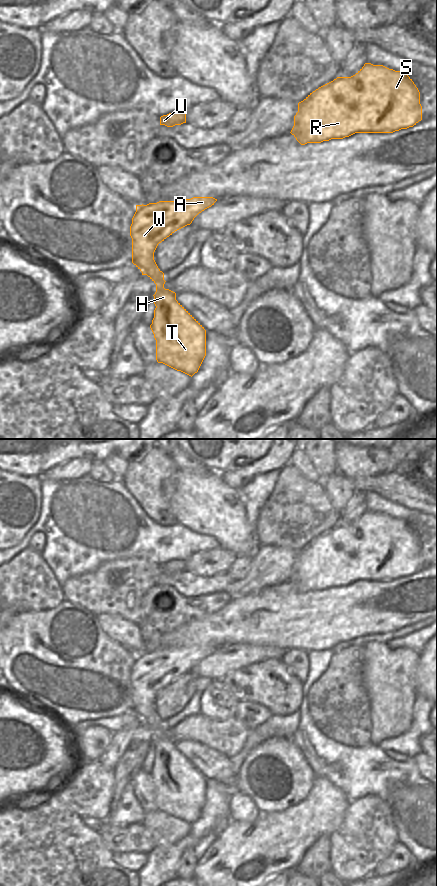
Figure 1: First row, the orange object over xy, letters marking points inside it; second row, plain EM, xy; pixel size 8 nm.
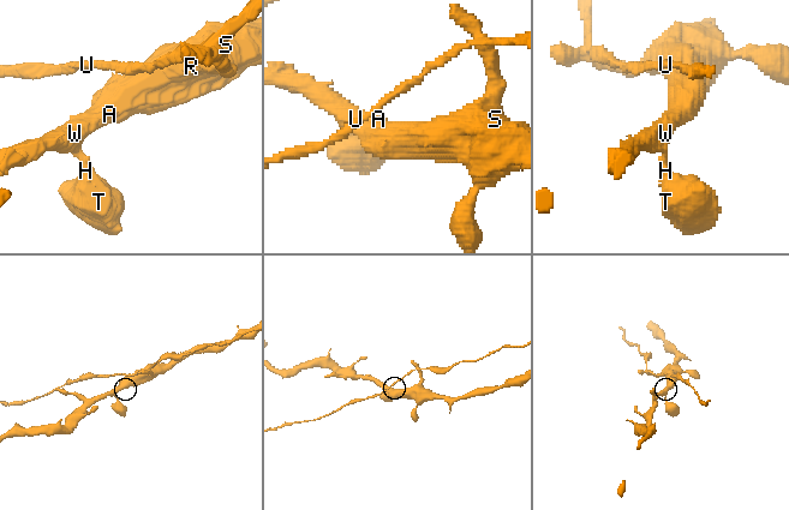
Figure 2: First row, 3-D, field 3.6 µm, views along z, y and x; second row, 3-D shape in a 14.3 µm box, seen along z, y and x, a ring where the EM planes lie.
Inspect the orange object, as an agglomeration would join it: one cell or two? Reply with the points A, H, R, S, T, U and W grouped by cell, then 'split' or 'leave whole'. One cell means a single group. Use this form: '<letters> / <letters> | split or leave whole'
A H R S T U W | leave whole

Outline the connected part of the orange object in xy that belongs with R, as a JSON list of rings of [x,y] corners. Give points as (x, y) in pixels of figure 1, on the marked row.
[[[365,63],[351,77],[337,77],[298,103],[291,134],[301,144],[355,133],[393,133],[422,120],[420,92],[403,71]]]

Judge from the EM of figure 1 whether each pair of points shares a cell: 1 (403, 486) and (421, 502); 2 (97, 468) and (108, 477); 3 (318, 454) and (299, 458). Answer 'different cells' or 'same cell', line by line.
1: same cell
2: same cell
3: different cells

